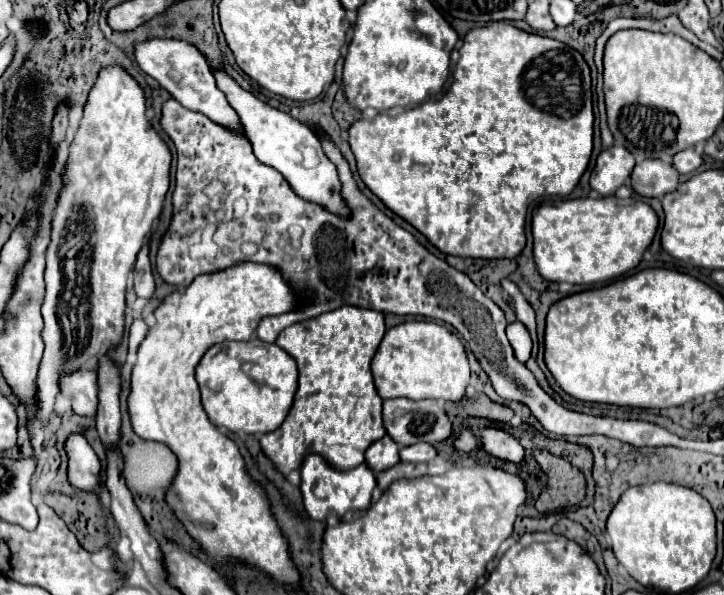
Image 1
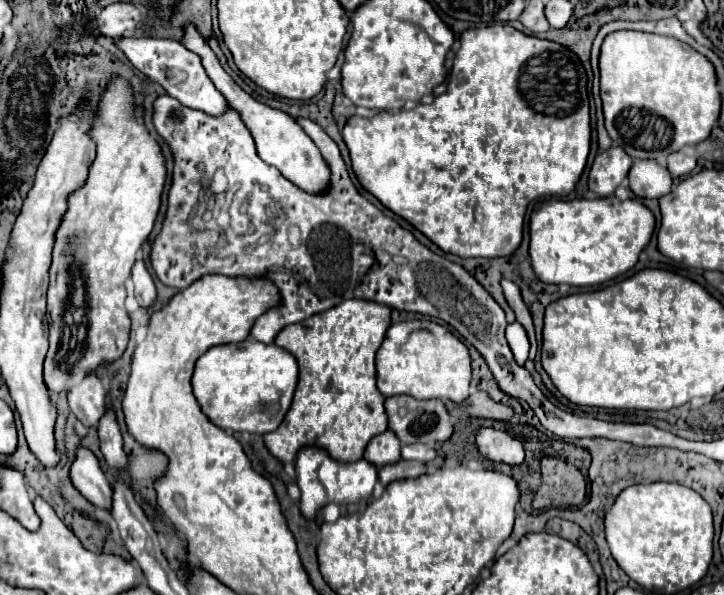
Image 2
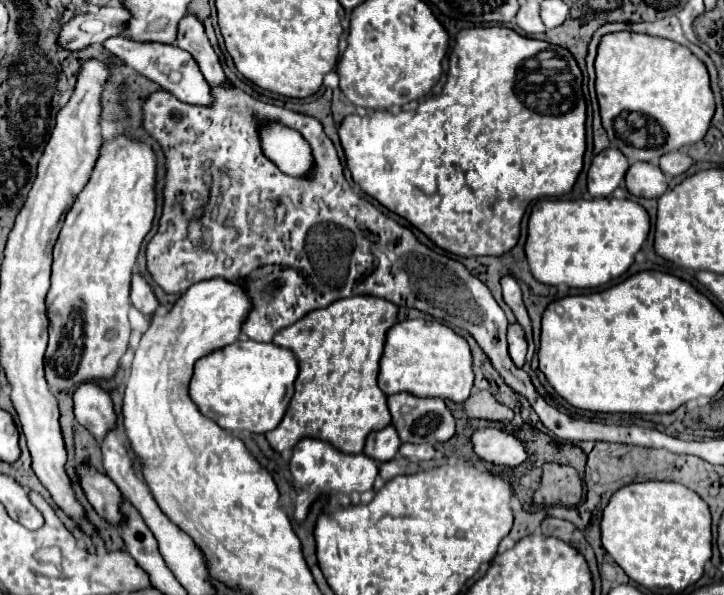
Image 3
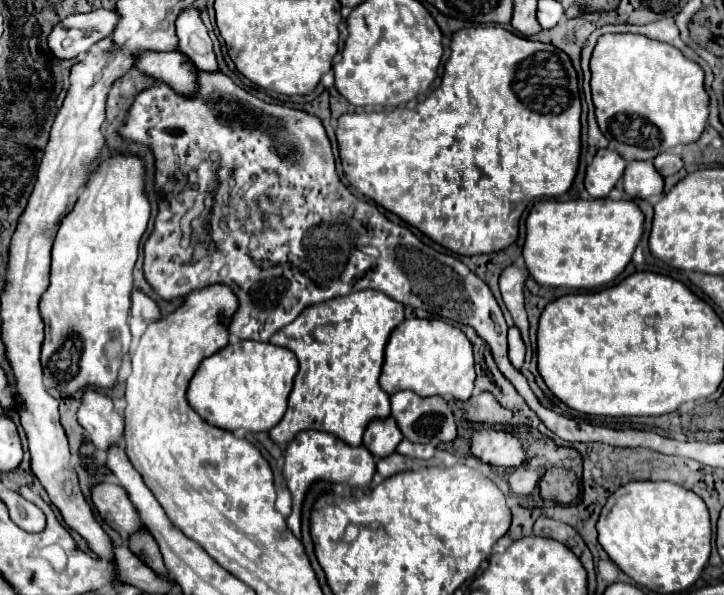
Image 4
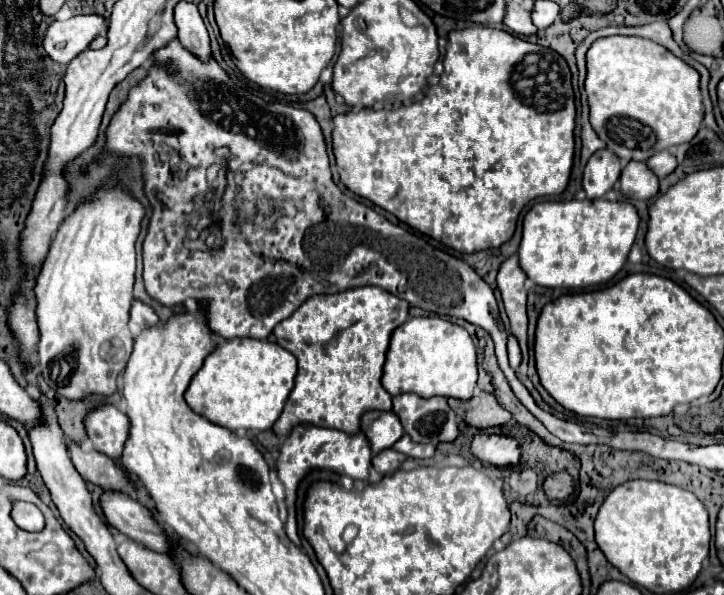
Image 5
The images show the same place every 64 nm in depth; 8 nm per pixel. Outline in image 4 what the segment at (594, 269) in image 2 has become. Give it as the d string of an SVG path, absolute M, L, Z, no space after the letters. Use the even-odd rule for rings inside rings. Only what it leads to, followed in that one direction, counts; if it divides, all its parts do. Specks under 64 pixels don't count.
M539 200L526 218L526 242L522 248L526 268L542 286L604 286L612 282L630 262L642 236L642 222L644 216L632 200Z

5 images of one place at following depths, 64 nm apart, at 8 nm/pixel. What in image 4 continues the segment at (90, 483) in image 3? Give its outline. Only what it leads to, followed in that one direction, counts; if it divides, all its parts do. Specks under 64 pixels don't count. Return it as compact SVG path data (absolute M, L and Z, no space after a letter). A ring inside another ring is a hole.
M98 484L92 490L92 502L96 504L104 522L118 534L132 536L136 528L144 528L144 522L136 516L136 508L132 508L132 500L128 500L128 494L118 484Z

